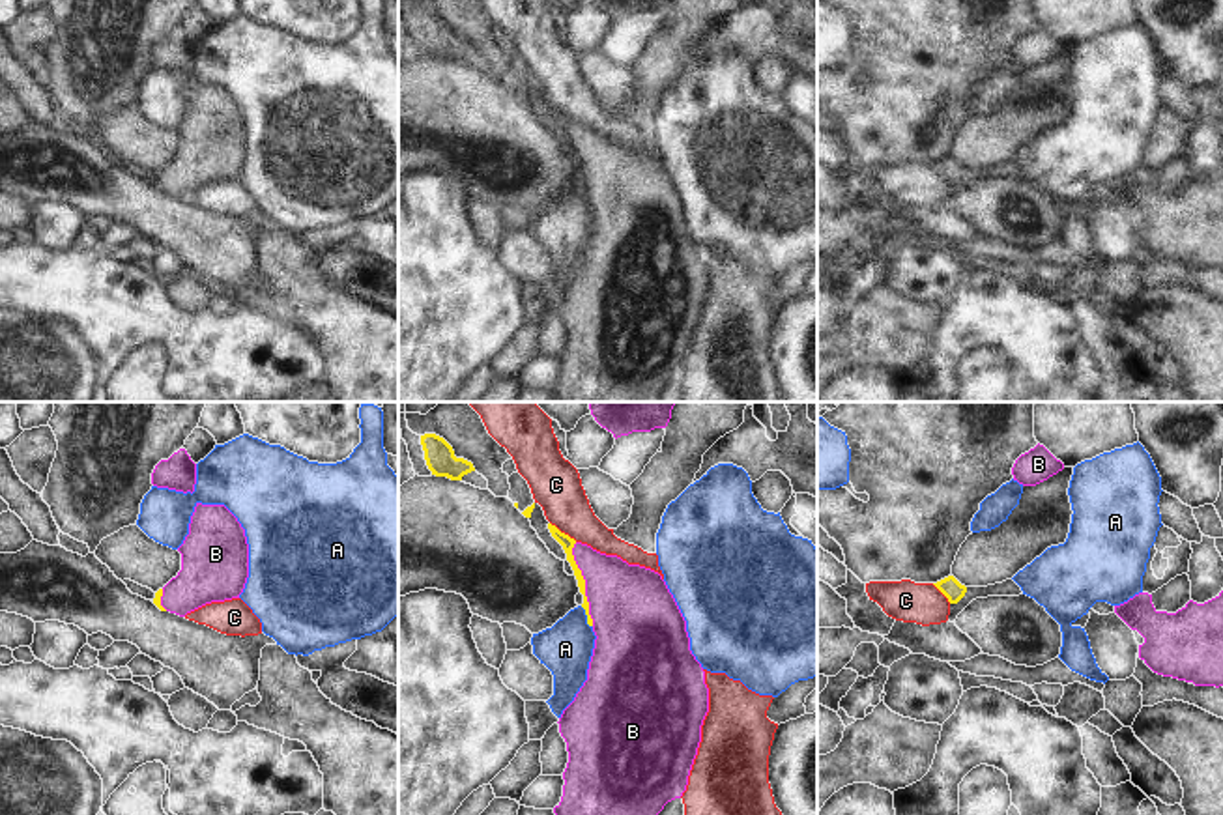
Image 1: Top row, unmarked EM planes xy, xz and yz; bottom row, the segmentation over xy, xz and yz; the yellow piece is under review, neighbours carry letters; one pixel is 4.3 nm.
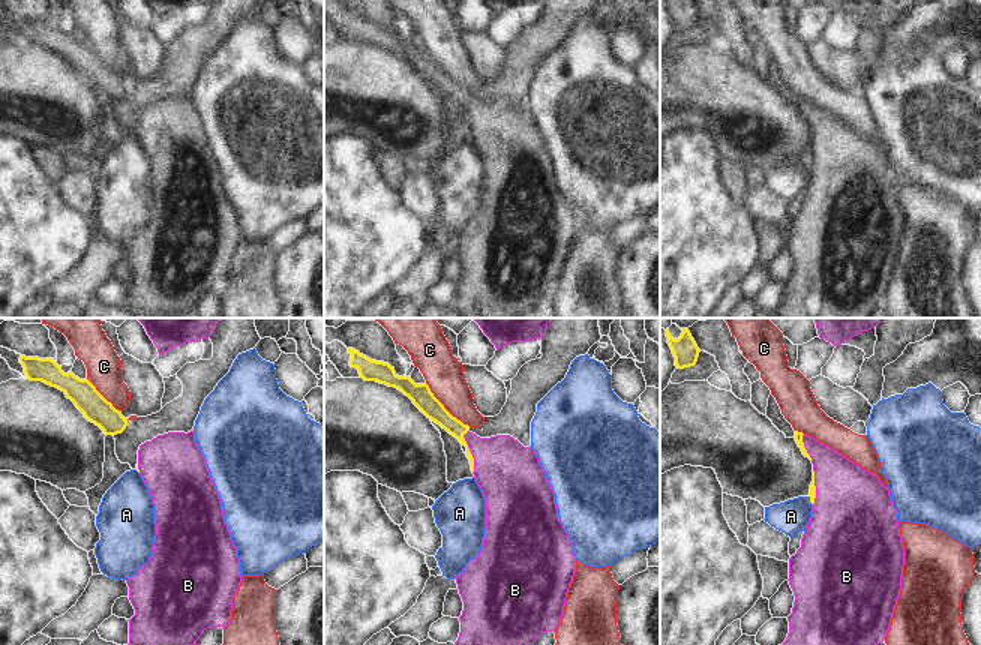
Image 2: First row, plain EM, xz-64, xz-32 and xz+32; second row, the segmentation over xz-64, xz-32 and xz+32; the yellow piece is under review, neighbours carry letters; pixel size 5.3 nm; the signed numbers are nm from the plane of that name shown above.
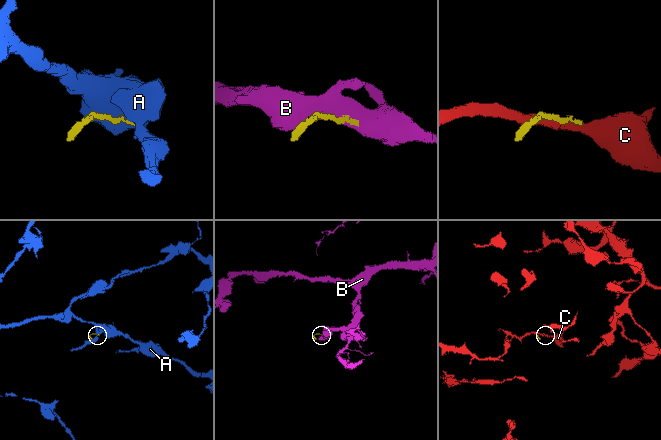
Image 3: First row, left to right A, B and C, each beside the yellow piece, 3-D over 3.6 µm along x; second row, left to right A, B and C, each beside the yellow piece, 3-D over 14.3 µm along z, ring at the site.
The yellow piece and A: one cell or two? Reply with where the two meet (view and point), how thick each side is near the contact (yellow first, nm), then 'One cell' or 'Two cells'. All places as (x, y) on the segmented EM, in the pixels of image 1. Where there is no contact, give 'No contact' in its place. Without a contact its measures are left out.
Touches yellow at xz (588, 617). Thickness 30 nm (yellow) against 220 nm. Two cells.

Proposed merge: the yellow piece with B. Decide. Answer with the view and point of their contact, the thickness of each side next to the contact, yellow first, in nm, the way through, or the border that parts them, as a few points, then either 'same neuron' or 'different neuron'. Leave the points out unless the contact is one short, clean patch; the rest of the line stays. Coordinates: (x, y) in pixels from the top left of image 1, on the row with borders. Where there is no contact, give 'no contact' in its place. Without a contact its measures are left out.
contact xz (584, 584); calibres 60 and 360 nm; way xz (565, 541), (573, 548), (584, 584), (606, 584), (633, 610); same neuron

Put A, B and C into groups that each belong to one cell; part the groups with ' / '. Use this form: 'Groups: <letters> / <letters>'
Groups: A / B / C.

